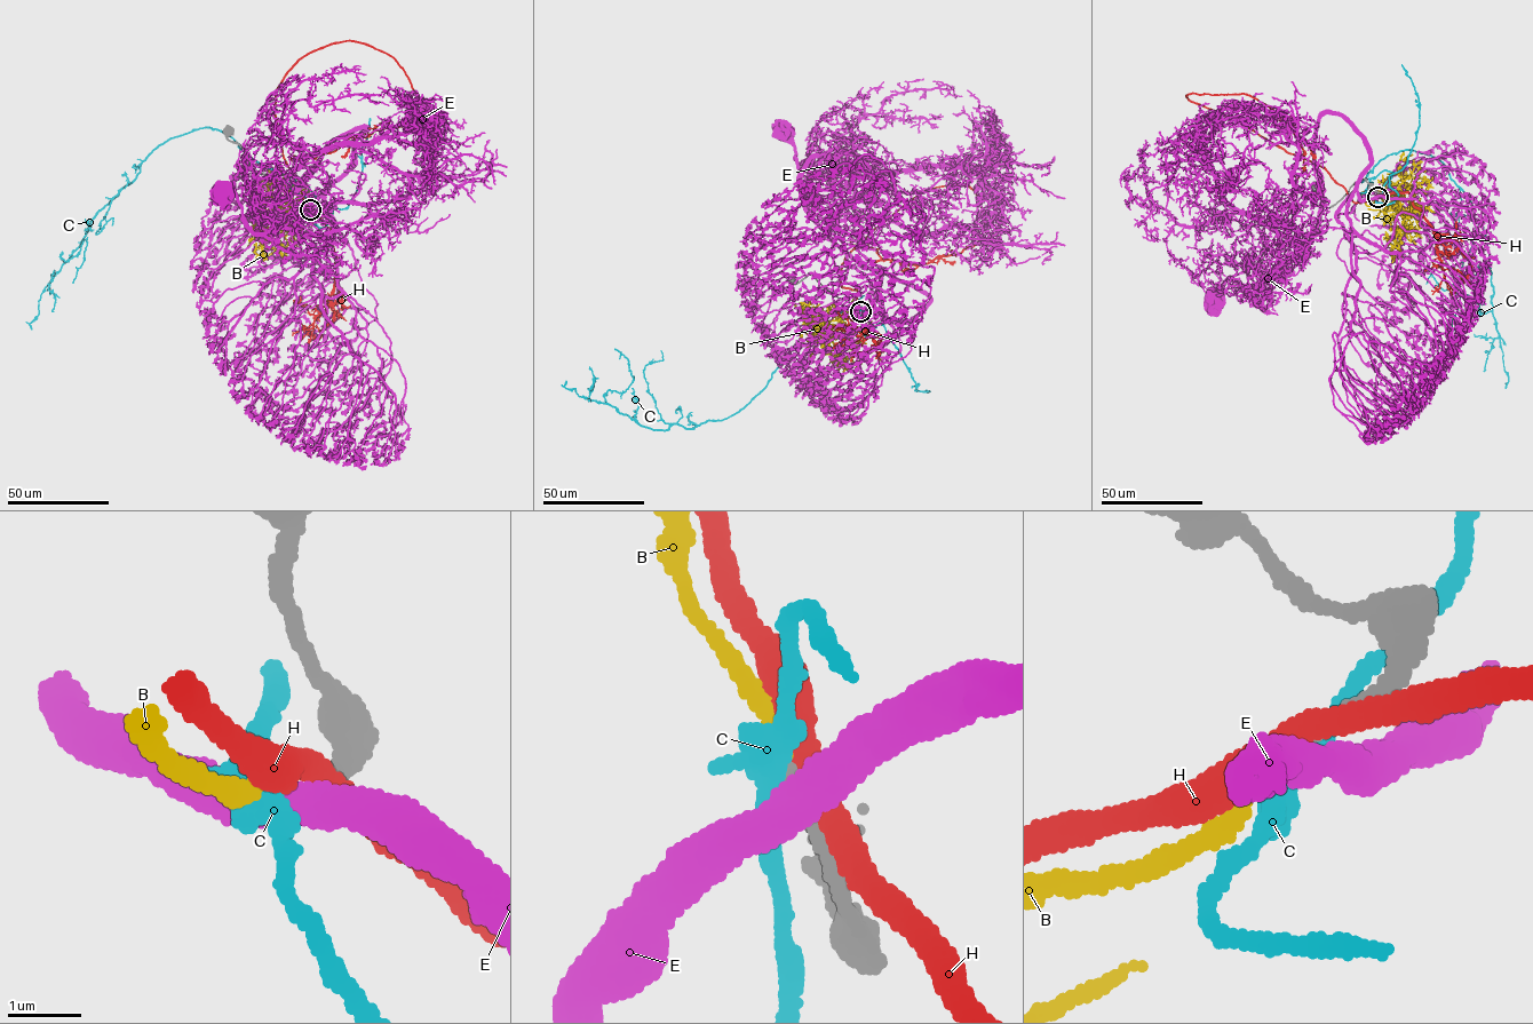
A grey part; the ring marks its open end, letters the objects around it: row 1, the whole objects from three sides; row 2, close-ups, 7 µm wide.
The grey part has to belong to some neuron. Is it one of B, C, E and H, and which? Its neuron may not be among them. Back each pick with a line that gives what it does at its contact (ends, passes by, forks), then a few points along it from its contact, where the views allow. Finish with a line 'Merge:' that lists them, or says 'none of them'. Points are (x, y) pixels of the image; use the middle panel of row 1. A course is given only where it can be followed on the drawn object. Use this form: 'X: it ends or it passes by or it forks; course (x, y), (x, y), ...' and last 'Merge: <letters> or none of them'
B: it ends; course (860, 311), (855, 299), (844, 326), (833, 336), (835, 326), (815, 327), (817, 318), (839, 319), (843, 310)
Merge: B

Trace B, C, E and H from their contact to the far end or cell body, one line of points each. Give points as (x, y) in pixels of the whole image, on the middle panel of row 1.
B: (860, 311), (855, 299), (844, 326), (833, 336), (835, 326), (815, 327), (817, 318), (839, 319), (843, 310)
C: (860, 311), (867, 336), (820, 316), (741, 409), (692, 428), (606, 403), (633, 381), (614, 349)
E: (860, 312), (873, 293), (886, 318), (904, 324), (929, 299), (859, 262), (817, 222), (784, 132)
H: (862, 312), (841, 266), (868, 235), (927, 189), (967, 185), (981, 204), (977, 244), (928, 263), (850, 240)

